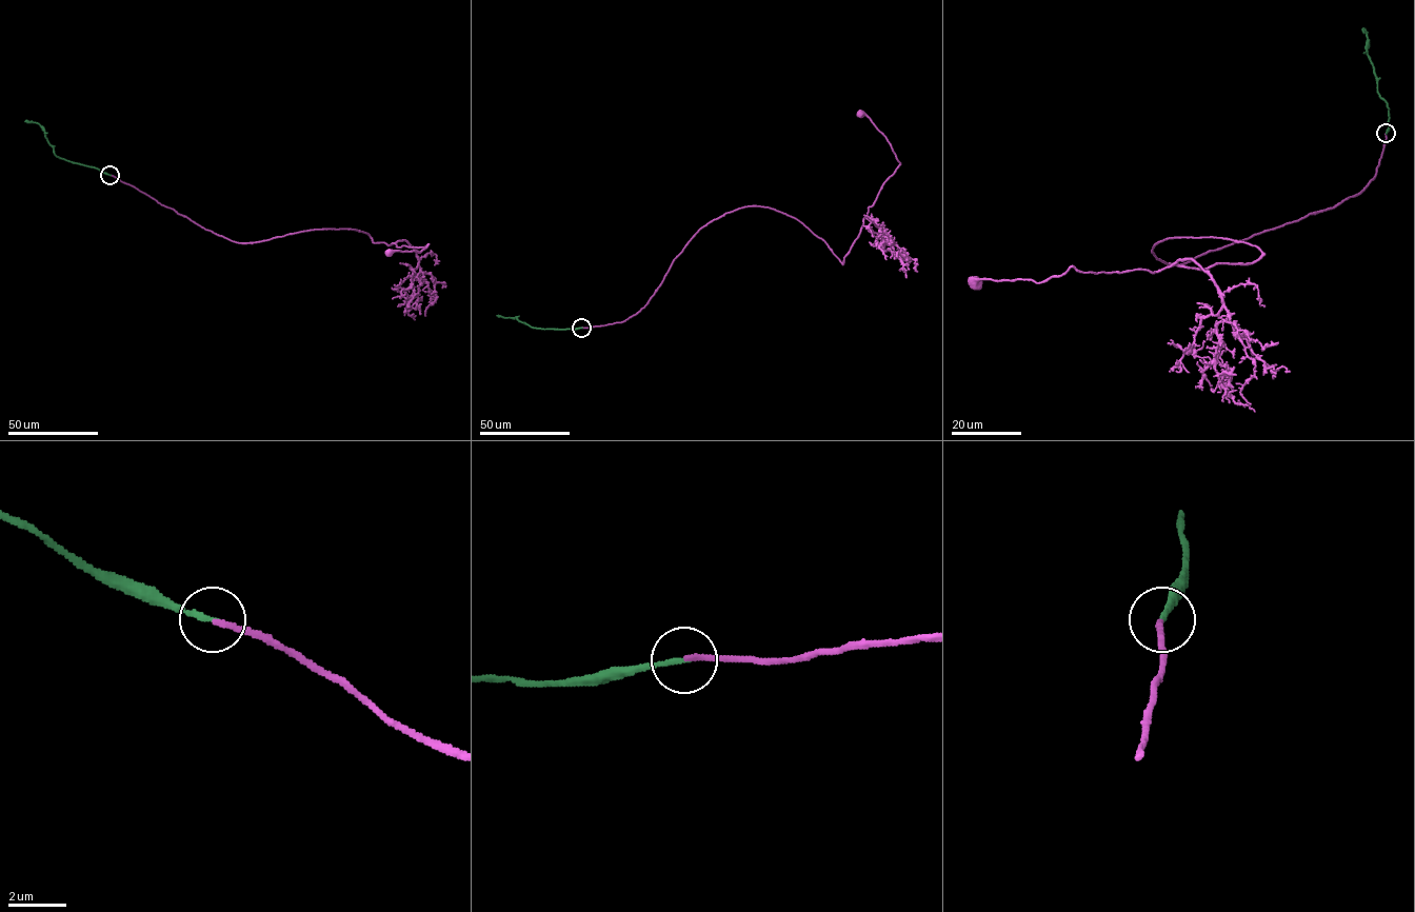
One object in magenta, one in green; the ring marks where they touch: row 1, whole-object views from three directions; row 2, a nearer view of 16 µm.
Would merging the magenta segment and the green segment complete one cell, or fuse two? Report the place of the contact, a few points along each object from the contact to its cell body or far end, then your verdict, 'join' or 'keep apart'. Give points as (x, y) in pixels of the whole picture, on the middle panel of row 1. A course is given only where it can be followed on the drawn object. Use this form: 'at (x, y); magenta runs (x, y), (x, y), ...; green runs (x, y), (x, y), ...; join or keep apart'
at (581, 328); magenta runs (581, 328), (637, 313), (702, 226), (744, 206), (791, 216), (843, 262), (900, 163), (860, 114); green runs (581, 328), (536, 328), (516, 318), (497, 315); join

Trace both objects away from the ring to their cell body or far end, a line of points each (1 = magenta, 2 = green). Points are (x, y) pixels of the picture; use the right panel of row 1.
1: (1386, 133), (1376, 173), (1335, 206), (1184, 263), (1152, 249), (1222, 237), (1255, 245), (1250, 262), (975, 282)
2: (1386, 133), (1389, 111), (1377, 92), (1372, 62), (1367, 54), (1367, 32), (1362, 31)

